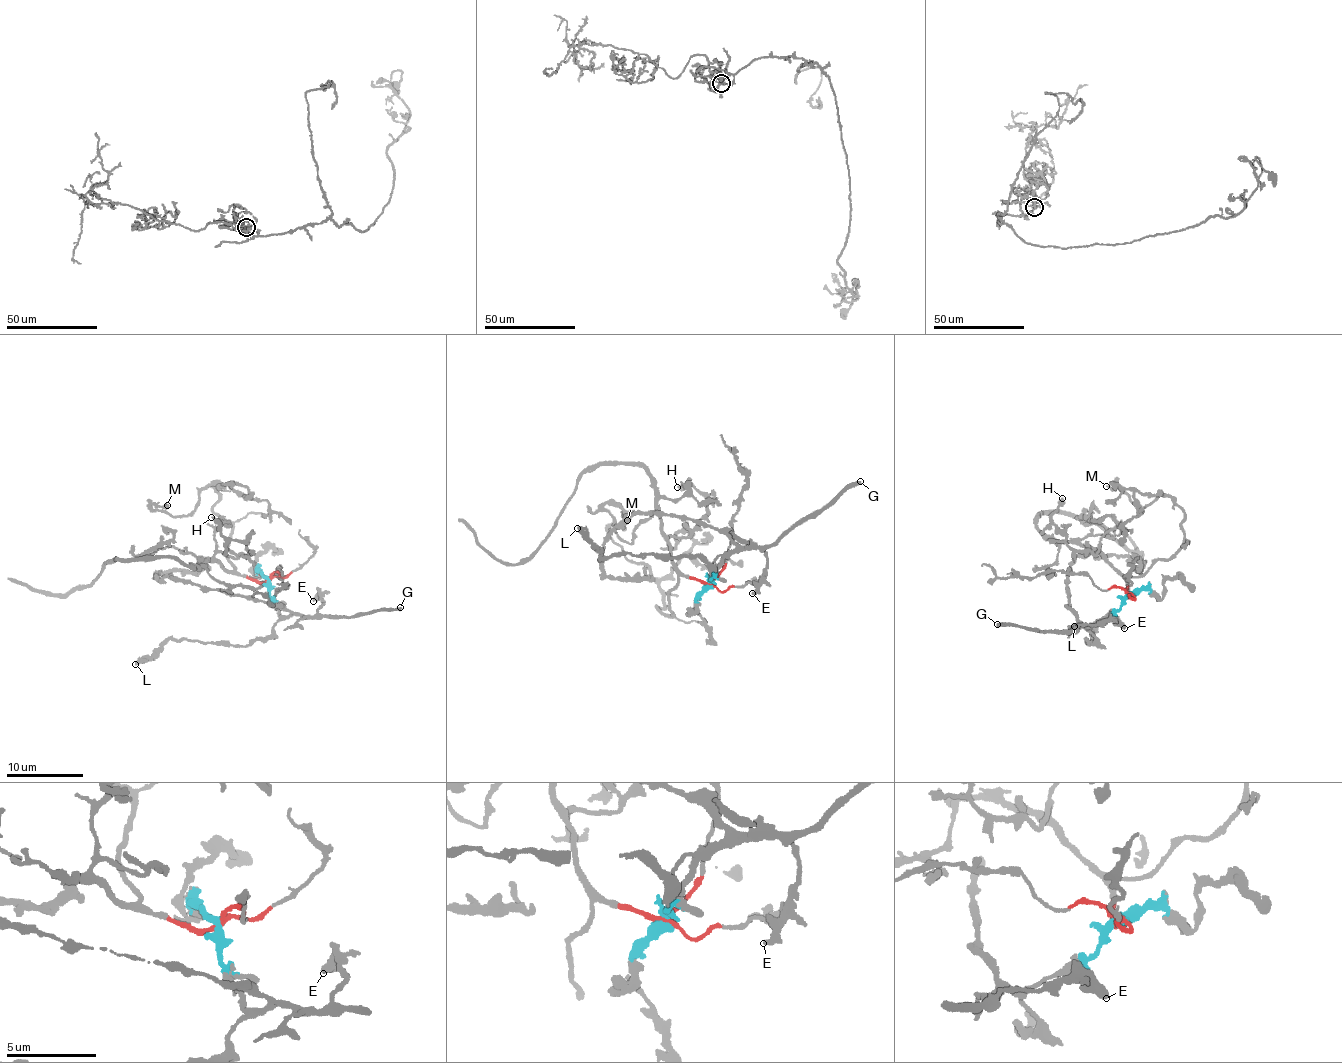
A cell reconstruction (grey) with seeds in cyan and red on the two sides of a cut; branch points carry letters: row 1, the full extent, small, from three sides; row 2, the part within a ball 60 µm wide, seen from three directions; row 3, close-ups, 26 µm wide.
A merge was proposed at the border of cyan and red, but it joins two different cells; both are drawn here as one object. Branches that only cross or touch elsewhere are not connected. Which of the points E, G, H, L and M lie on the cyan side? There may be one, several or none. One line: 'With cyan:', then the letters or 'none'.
With cyan: E, G, L

